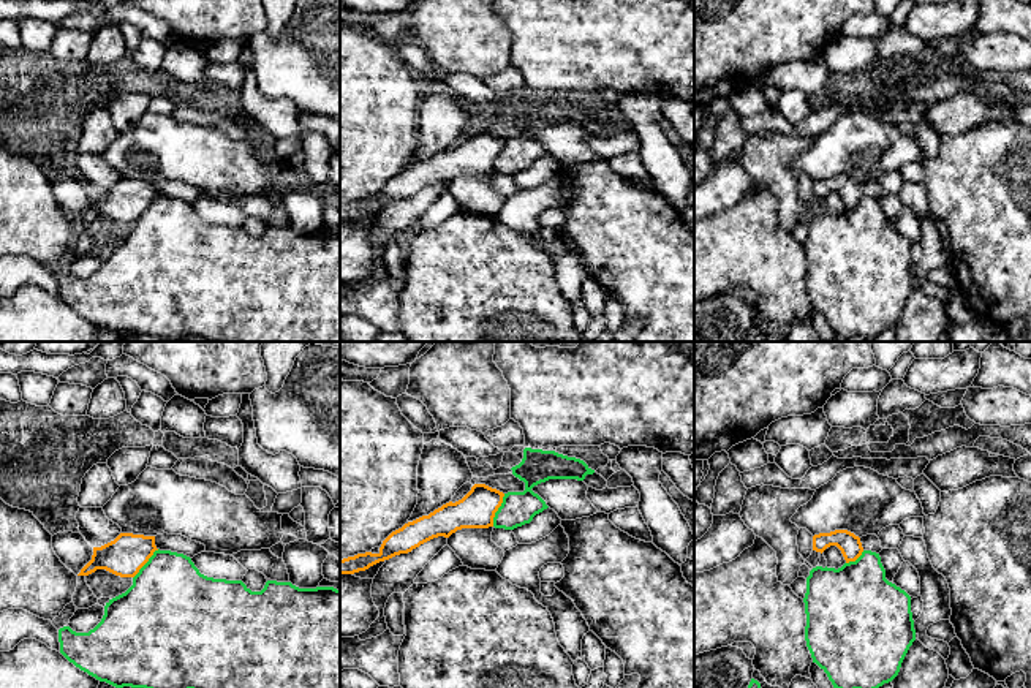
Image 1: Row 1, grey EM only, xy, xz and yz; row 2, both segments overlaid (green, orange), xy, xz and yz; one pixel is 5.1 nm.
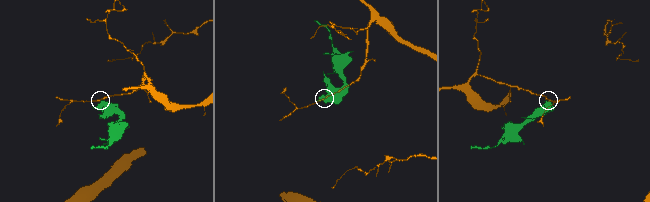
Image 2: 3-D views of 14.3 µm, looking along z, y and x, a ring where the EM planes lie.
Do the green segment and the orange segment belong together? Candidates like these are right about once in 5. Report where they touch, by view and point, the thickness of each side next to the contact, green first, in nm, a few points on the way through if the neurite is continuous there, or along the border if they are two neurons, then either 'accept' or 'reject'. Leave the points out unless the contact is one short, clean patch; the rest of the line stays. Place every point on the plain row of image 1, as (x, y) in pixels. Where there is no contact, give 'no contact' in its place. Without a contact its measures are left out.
xz (498, 155) | 170/190 nm | along xz (505, 139), (492, 171) | reject

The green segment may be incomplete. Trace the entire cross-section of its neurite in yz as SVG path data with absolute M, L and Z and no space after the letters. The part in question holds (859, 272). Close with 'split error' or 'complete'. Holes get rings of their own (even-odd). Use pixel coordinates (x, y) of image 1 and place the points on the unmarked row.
M863 196L855 207L841 214L816 212L806 223L803 244L806 272L805 286L816 308L833 334L846 340L878 335L892 327L916 286L911 242L886 225L886 215L876 198Z; complete

